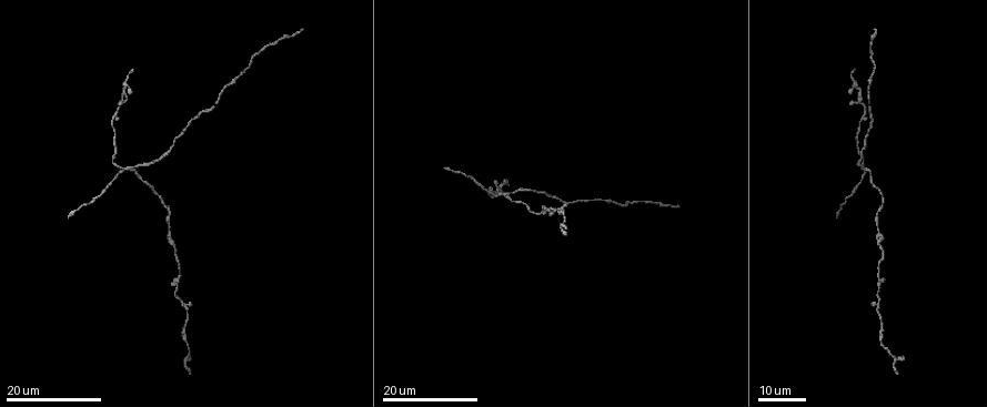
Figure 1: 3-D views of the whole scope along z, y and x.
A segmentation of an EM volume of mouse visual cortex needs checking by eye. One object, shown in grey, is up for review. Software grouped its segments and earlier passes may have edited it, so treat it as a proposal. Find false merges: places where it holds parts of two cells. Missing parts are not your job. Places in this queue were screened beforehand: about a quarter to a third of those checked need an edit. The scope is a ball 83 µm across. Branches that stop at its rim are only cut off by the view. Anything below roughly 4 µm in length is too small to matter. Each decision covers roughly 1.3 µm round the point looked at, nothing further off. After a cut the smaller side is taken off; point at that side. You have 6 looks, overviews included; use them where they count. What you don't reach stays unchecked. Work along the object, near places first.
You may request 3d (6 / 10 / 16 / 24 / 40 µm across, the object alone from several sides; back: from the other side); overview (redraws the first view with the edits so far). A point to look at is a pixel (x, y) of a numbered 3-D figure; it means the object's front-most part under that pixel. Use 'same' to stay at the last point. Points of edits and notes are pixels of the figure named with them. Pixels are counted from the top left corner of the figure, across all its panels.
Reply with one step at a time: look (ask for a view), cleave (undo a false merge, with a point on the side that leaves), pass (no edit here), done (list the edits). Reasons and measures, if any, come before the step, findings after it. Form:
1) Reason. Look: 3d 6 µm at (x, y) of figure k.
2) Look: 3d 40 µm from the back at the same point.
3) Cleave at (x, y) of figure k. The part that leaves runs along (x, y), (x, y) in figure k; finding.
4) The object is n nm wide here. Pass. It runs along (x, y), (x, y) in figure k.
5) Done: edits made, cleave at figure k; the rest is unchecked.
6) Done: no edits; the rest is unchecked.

Small branch off a trunk. Look: 3d 24 µm at (878, 285) of figure 1.

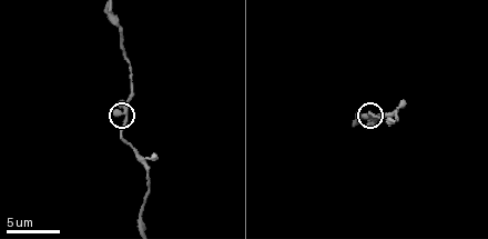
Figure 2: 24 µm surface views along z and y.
Look: 3d 10 µm at (127, 118) of figure 2.

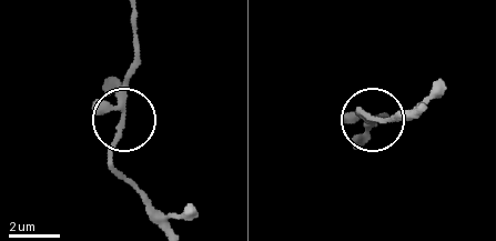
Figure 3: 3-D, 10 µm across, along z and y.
Pass. It runs along (135, 18), (135, 69), (110, 158), (114, 174) in figure 3; all the same cell.

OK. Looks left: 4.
Thick turns thin. Look: 3d 16 µm at (891, 355) of figure 1.

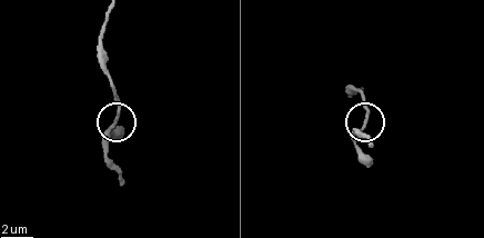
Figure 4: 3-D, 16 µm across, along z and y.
Zoom in. Look: 3d 6 µm at (362, 123) of figure 4.

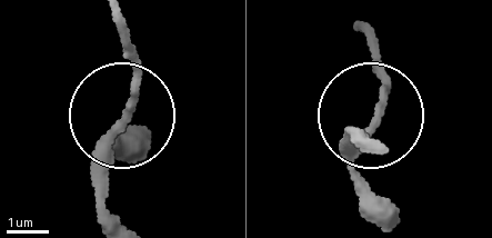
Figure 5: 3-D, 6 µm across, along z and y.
Pass. Continuous, no second cell.

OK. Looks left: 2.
Calibre changes. Look: 3d 24 µm at (111, 121) of figure 1.

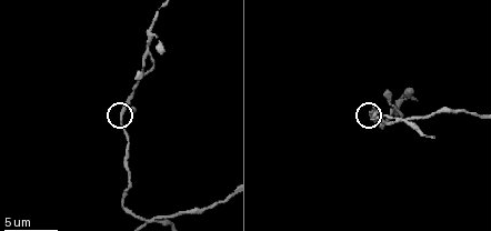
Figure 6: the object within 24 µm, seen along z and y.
Look: 3d 10 µm at (123, 113) of figure 6.

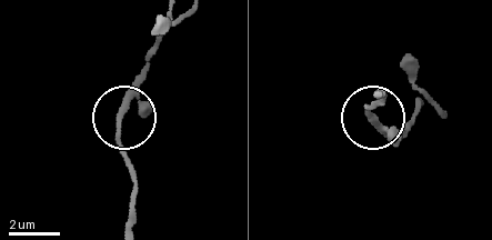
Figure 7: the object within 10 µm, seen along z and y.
Pass. Continuous, no second cell.

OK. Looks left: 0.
Done: no edits; the rest is unchecked.

